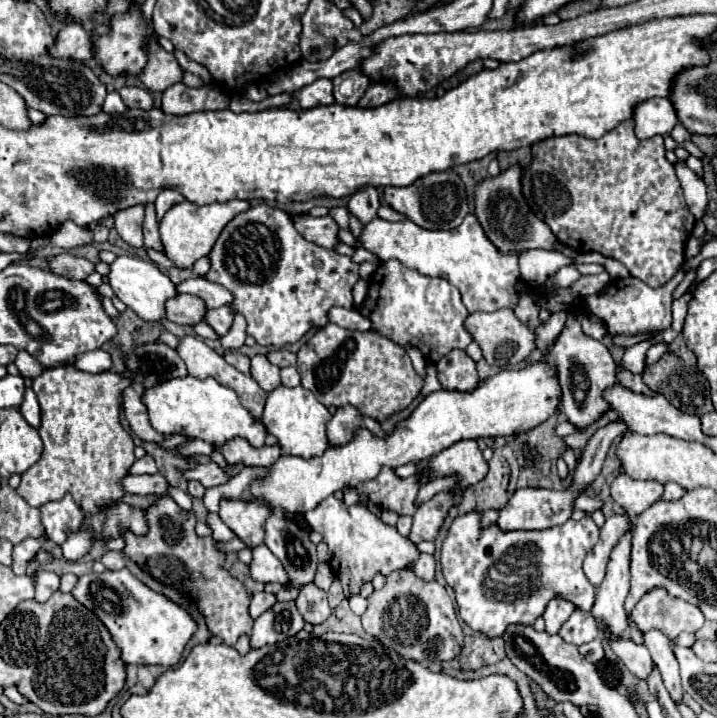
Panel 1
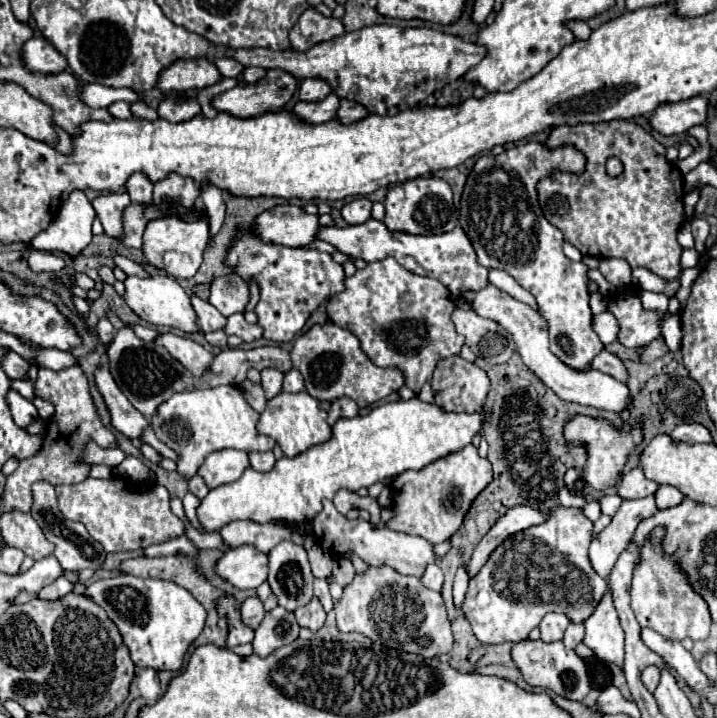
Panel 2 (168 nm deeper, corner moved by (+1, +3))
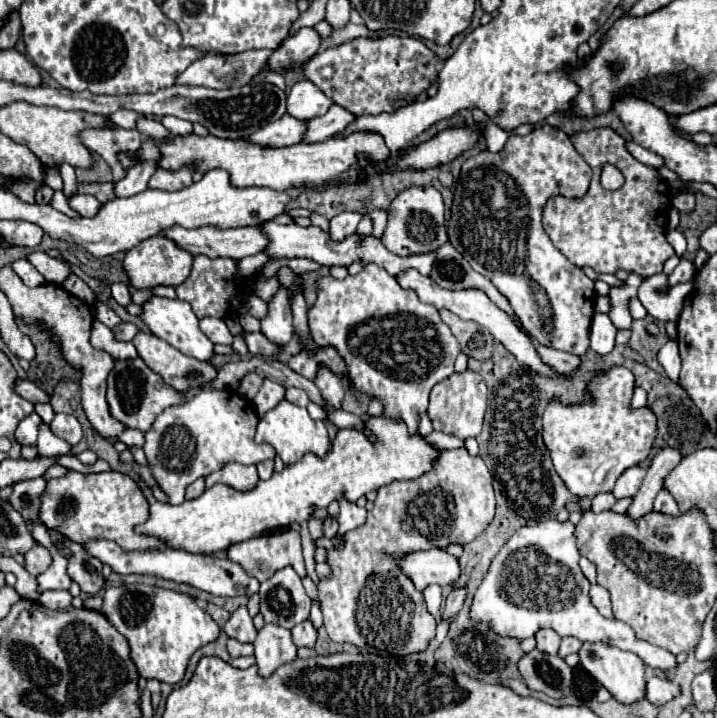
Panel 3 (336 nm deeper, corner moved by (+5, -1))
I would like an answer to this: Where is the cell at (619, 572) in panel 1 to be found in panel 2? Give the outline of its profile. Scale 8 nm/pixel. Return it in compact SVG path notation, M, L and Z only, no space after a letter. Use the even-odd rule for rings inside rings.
M611 591L601 599L595 613L585 621L587 635L583 643L599 661L623 667L623 629L611 601Z

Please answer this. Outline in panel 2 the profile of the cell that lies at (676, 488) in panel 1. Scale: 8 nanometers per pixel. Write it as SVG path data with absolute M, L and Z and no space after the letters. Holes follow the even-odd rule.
M659 485L655 497L657 497L657 507L659 509L669 509L673 505L679 505L685 499L683 493L679 489L671 487L671 485Z

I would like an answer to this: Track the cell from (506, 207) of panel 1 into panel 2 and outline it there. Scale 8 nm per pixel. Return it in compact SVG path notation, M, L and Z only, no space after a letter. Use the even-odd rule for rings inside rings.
M527 141L501 155L479 157L463 189L459 227L473 241L477 261L483 267L507 271L521 287L531 291L547 323L551 353L567 365L587 371L589 361L603 351L603 343L591 327L589 267L565 257L561 251L563 235L541 215L537 199L537 181L555 171L581 175L585 171L585 155L573 145L549 149L545 143Z

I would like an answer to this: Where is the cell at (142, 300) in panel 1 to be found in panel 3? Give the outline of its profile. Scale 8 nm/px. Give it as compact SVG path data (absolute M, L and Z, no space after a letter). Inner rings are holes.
M153 295L141 307L143 307L143 313L139 317L149 327L149 331L153 335L157 335L159 339L171 343L175 349L179 349L181 353L185 353L189 357L195 357L199 361L209 361L211 359L211 355L213 355L213 343L199 329L199 319L197 319L197 315L193 313L193 309L191 309L191 305L187 301L165 299L165 297Z

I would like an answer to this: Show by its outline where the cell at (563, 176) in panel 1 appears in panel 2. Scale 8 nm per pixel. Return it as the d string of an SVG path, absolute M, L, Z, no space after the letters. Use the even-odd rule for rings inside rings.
M607 121L607 123L581 123L581 125L561 125L553 129L547 139L549 147L559 147L561 143L571 143L587 157L587 169L583 175L575 173L553 173L545 177L539 185L539 203L545 219L555 225L565 241L577 247L583 255L597 259L621 257L627 259L631 267L645 267L663 279L675 279L681 275L679 257L681 245L677 243L677 231L685 221L683 213L683 175L681 171L665 159L665 147L657 143L643 127L631 121ZM609 157L619 157L625 165L623 175L609 177L605 173L605 161Z

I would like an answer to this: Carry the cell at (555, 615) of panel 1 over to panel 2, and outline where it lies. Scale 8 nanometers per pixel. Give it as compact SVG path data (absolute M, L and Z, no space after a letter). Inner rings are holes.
M547 613L539 625L541 631L541 641L545 643L553 643L563 639L563 633L569 625L569 619L563 613Z

